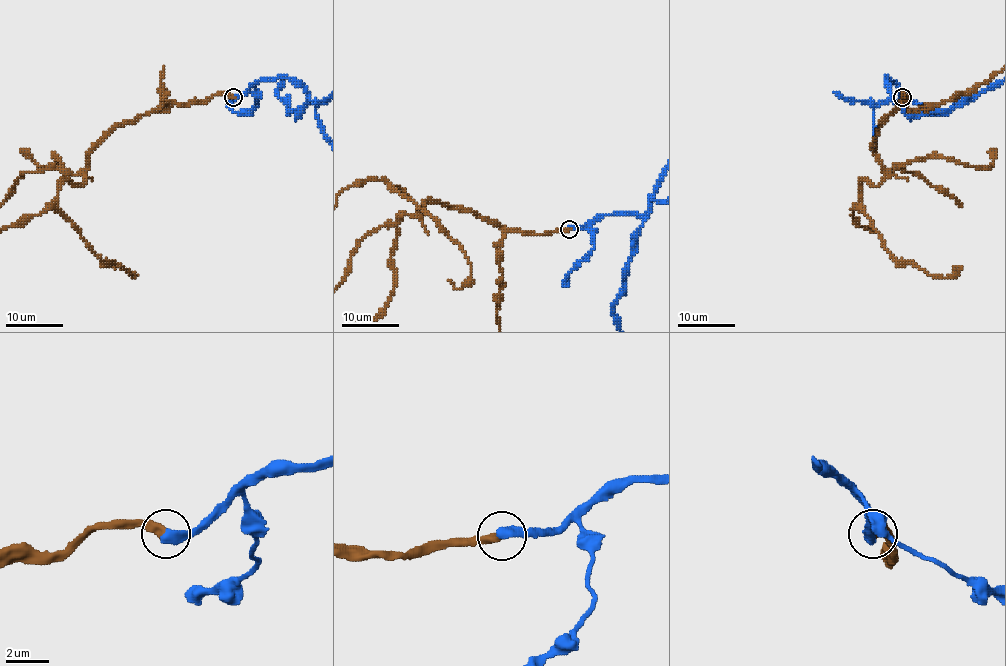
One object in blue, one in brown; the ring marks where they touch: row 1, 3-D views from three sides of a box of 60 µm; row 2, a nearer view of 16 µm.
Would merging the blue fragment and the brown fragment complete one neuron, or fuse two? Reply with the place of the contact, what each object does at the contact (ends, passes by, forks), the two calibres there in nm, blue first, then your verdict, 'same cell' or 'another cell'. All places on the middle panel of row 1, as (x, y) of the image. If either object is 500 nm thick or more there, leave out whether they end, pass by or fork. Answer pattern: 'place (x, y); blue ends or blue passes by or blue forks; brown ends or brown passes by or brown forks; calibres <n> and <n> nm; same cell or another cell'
place (569, 229); blue ends; brown ends; calibres 460 and 440 nm; same cell

